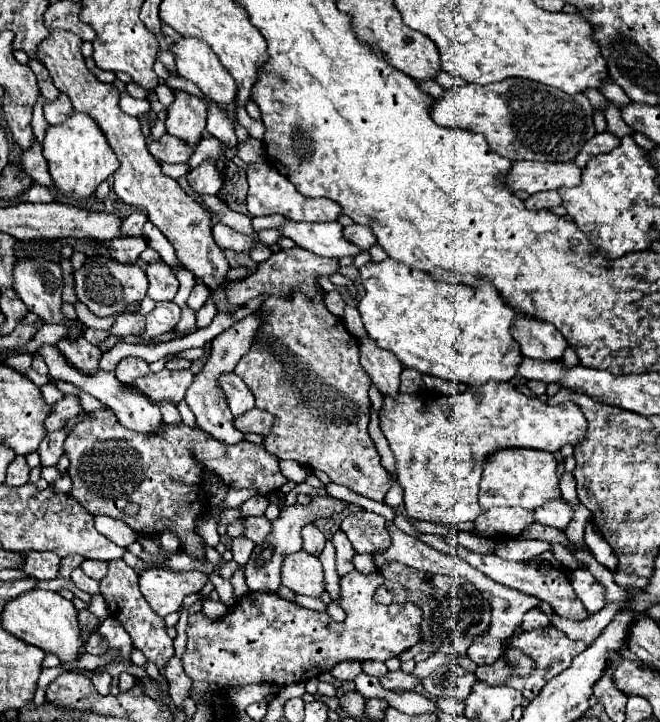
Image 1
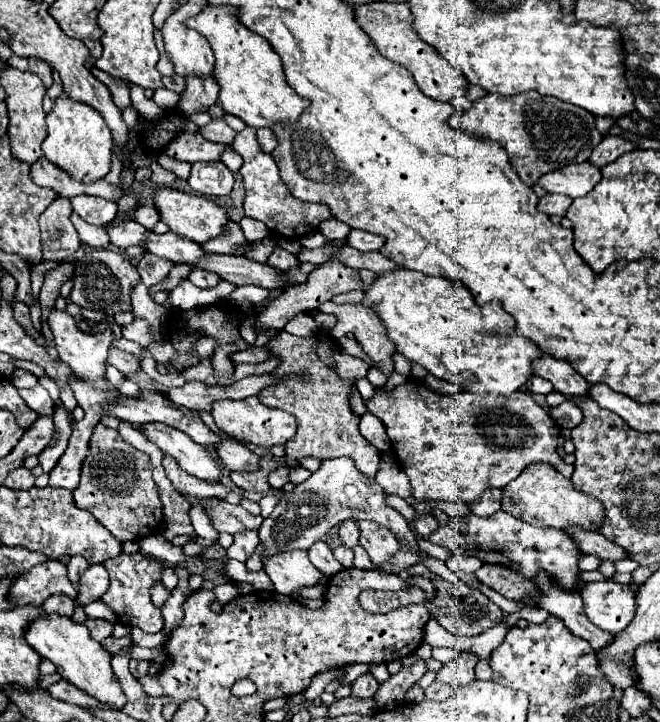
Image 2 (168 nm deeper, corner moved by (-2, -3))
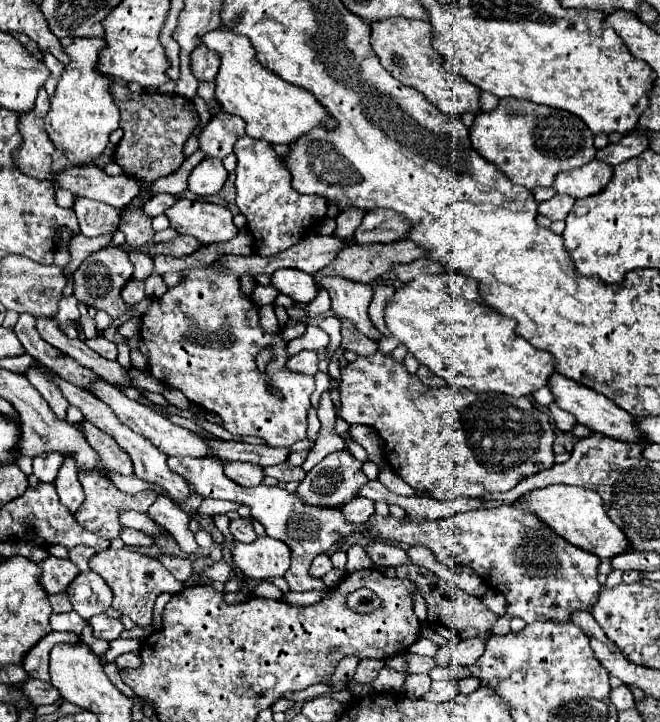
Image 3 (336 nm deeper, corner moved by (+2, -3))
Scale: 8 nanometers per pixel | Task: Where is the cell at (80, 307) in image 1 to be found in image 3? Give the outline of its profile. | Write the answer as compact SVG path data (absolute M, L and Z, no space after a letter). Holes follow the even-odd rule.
M130 319L118 327L118 332L125 338L131 338L140 332L140 319Z

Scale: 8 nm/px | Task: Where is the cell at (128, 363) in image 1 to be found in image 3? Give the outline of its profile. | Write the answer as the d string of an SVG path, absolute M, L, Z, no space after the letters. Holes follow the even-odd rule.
M96 336L96 338L90 338L90 340L84 340L88 344L88 348L92 348L94 352L98 352L100 356L108 358L108 360L116 360L118 356L118 350L116 350L116 344L114 342L108 342L106 338L102 336Z

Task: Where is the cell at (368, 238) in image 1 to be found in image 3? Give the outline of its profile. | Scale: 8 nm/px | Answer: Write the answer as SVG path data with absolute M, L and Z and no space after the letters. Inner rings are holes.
M372 210L364 216L362 224L354 232L356 244L390 244L394 240L400 240L400 236L408 234L408 222L404 216L392 212L392 210Z

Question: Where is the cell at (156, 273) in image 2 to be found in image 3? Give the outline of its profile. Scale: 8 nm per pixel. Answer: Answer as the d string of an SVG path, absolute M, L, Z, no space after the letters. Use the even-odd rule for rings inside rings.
M132 250L130 252L130 262L134 264L134 276L132 278L136 278L136 280L146 280L154 272L154 262L146 252Z

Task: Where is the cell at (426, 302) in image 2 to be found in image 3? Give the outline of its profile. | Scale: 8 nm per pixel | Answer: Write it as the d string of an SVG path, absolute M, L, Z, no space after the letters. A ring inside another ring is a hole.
M418 274L414 280L406 282L402 288L398 288L398 290L392 294L392 298L388 300L388 304L386 304L386 308L384 308L384 322L386 322L386 328L392 332L392 336L394 336L400 344L404 344L404 346L408 348L408 352L412 352L414 358L416 358L420 364L428 366L436 376L444 378L444 380L446 380L450 386L454 386L454 388L466 388L466 390L470 390L470 392L500 392L500 394L508 394L508 396L530 396L534 390L546 386L548 376L554 372L554 356L548 354L548 352L544 352L544 350L534 348L534 346L532 346L528 340L524 340L522 336L516 336L516 332L514 332L516 320L506 318L506 316L498 314L496 310L486 308L486 306L482 304L482 298L478 296L476 282L474 282L474 280L468 280L468 278L460 276L460 274L442 274L442 276L440 276L440 274Z

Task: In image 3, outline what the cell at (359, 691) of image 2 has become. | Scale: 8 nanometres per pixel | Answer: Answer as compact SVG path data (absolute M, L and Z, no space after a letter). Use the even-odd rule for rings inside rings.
M360 660L358 668L356 668L356 674L354 674L354 680L360 682L360 684L372 684L378 676L378 670L384 666L382 660Z

